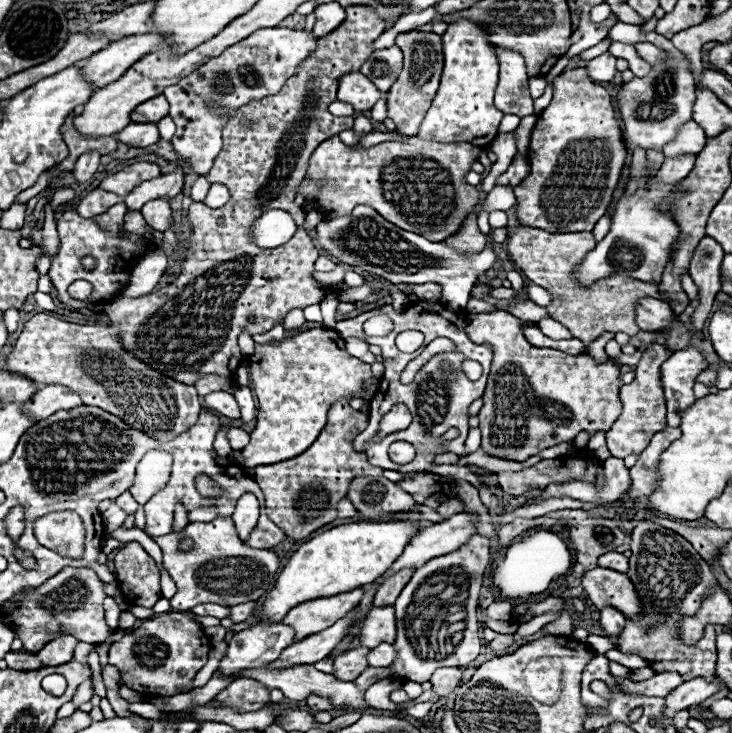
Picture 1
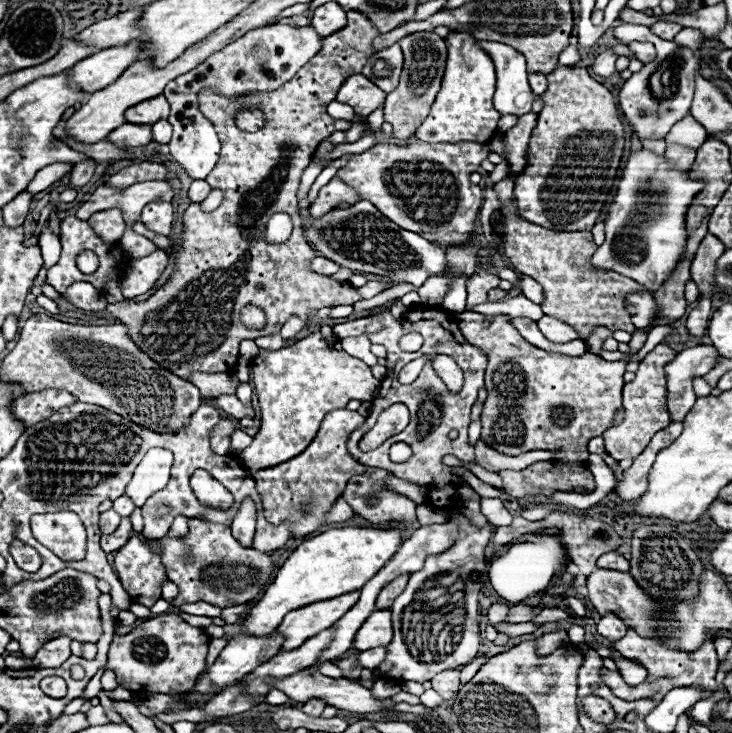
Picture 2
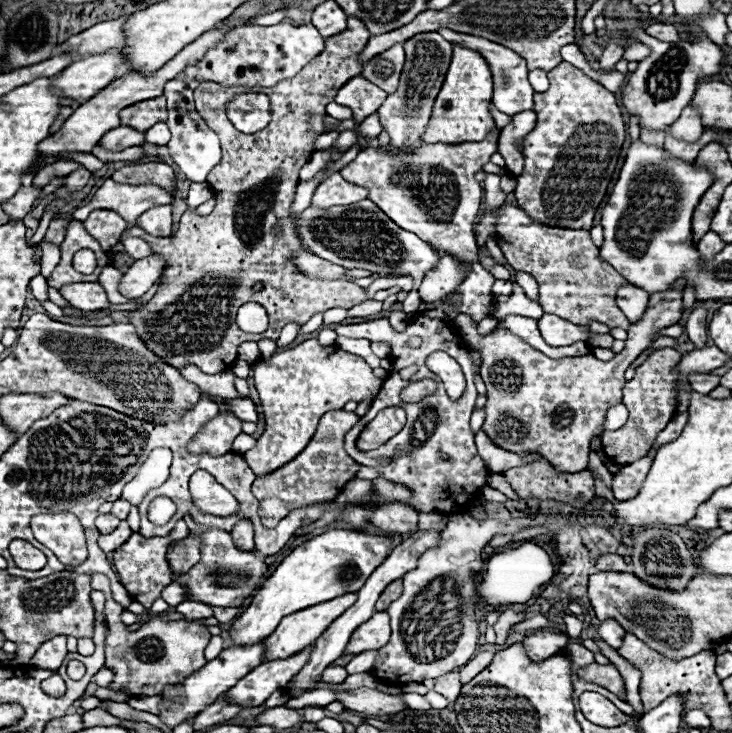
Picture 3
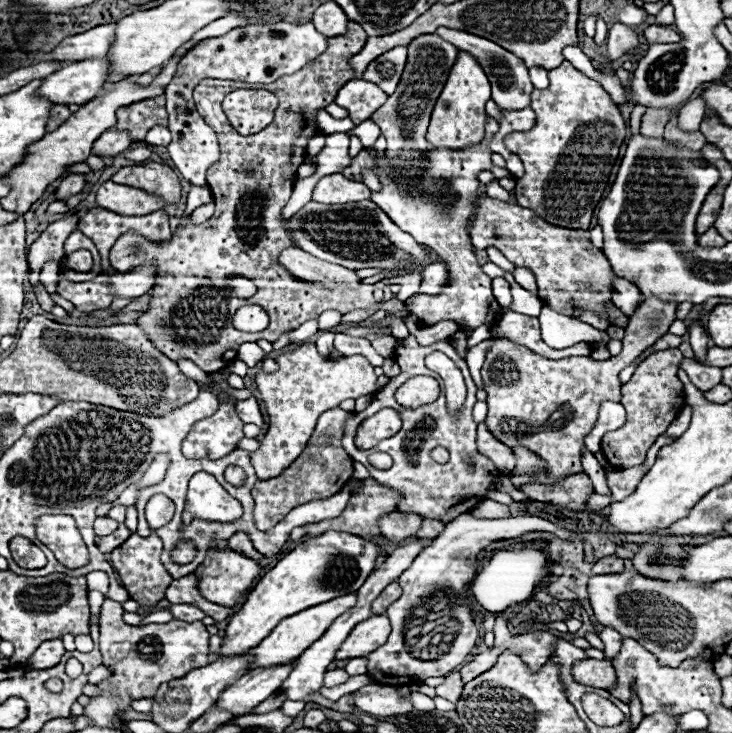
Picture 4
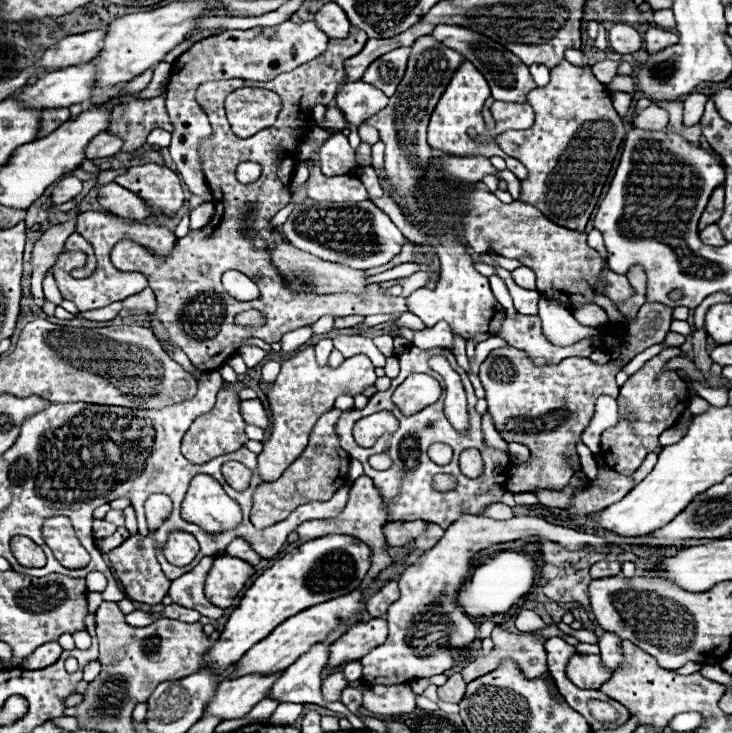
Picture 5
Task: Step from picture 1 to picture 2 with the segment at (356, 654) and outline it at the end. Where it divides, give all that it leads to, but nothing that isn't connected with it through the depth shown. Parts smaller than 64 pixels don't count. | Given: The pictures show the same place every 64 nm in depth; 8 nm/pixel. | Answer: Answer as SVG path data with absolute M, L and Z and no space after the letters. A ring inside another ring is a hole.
M350 656L346 660L340 660L338 666L344 670L344 676L348 676L348 678L360 676L360 668L356 668L356 656Z

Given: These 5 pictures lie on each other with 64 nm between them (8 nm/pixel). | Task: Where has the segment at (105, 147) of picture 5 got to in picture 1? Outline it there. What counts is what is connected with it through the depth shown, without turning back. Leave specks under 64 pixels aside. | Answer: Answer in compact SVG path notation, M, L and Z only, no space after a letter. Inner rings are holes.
M130 122L126 128L122 128L118 134L114 134L114 138L118 138L118 142L134 146L134 148L146 148L160 140L156 124L136 124L136 122Z

